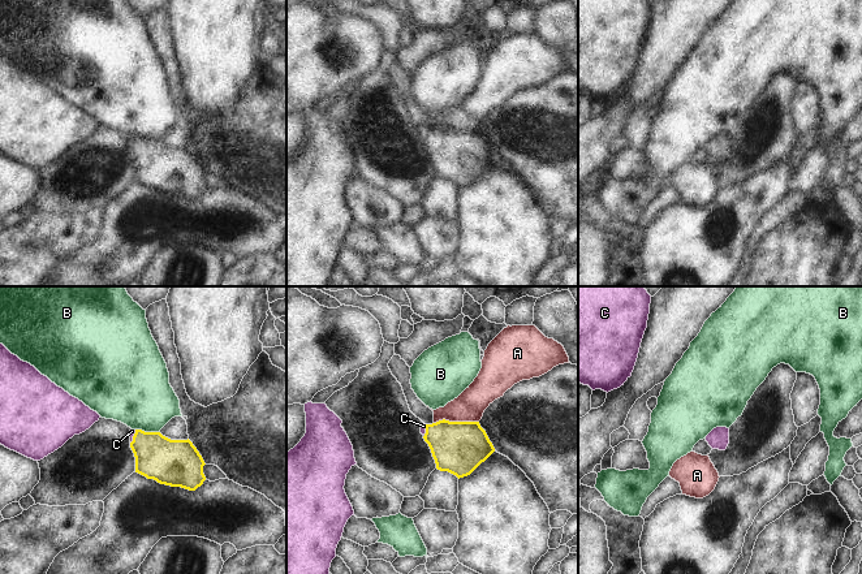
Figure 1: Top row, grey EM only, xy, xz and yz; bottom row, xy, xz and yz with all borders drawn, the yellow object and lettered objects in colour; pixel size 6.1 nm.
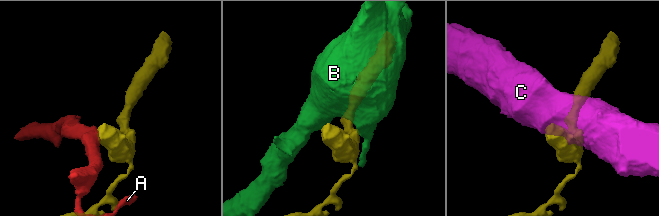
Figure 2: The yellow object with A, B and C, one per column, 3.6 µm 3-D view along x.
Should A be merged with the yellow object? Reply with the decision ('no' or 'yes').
no

